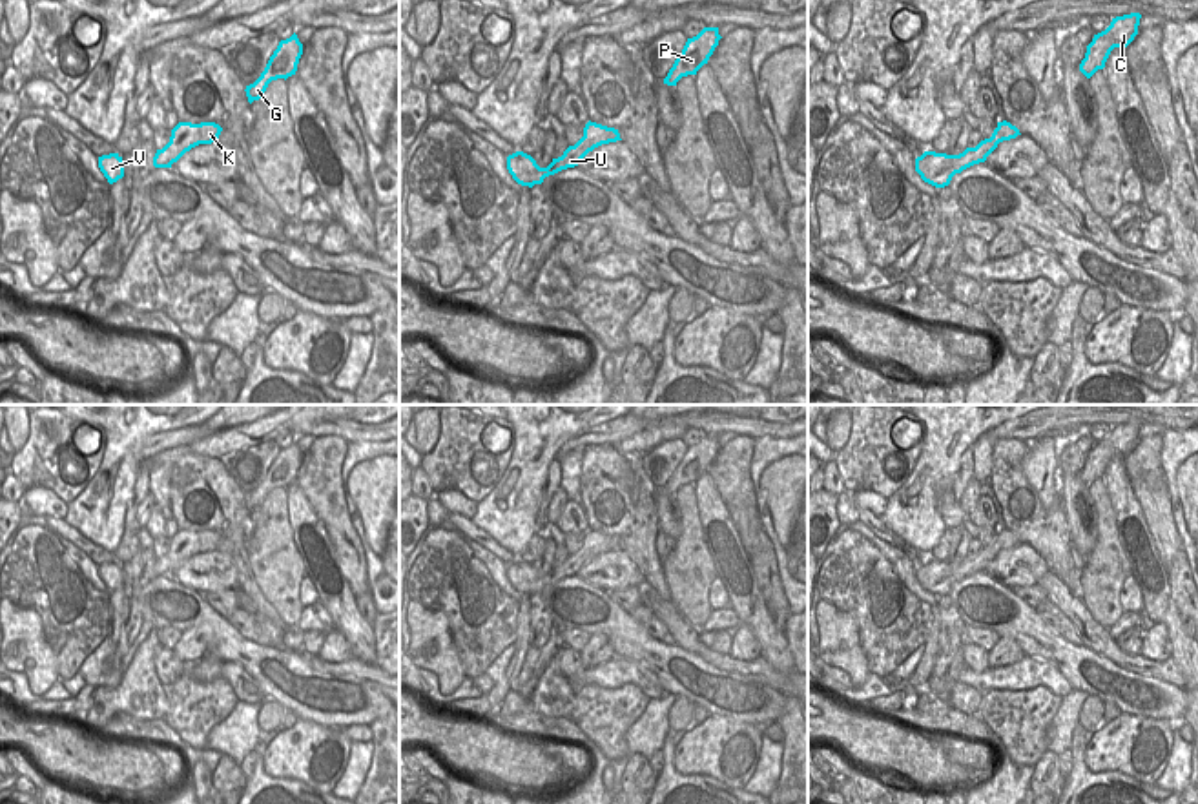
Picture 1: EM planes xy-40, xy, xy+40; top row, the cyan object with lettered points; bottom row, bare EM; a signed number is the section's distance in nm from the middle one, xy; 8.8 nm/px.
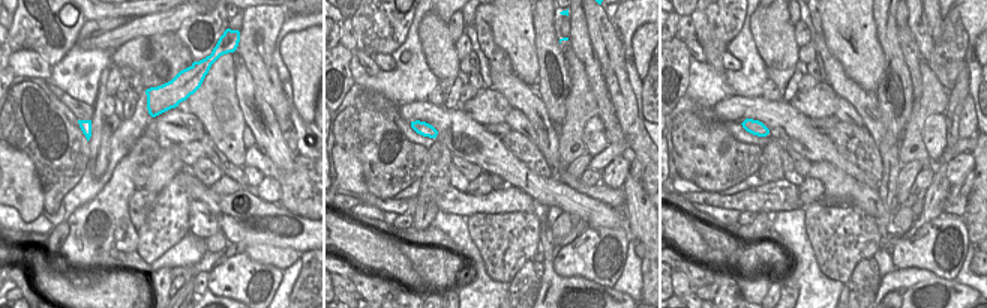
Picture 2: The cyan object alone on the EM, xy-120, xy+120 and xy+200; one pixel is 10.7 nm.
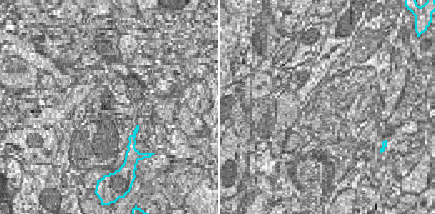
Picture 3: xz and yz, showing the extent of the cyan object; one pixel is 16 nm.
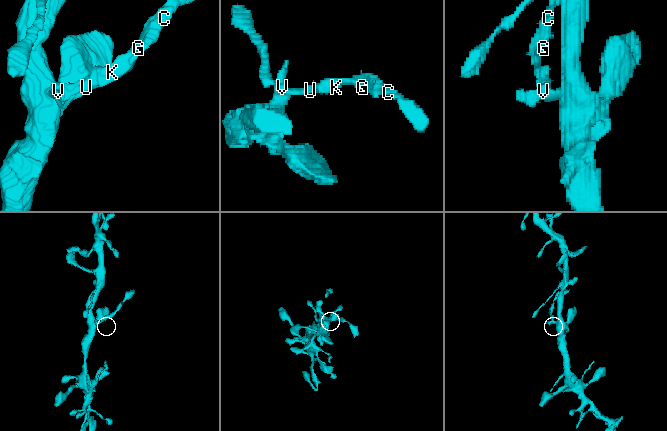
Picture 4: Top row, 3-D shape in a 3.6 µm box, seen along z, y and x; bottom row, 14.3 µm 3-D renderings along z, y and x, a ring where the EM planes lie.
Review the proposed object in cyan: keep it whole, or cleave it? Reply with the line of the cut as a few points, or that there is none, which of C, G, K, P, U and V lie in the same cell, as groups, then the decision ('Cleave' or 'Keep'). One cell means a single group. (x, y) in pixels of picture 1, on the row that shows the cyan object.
Split along xy+40 (949, 155), (956, 172). Groups: C G K P U / V. Cleave

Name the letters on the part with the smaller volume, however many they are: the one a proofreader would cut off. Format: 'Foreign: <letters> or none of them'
Foreign: C, G, K, P, U

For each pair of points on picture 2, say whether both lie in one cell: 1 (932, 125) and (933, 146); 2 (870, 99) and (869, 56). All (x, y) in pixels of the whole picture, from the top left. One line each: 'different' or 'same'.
1: same
2: different

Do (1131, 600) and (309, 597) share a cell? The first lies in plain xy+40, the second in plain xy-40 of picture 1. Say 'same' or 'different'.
same

